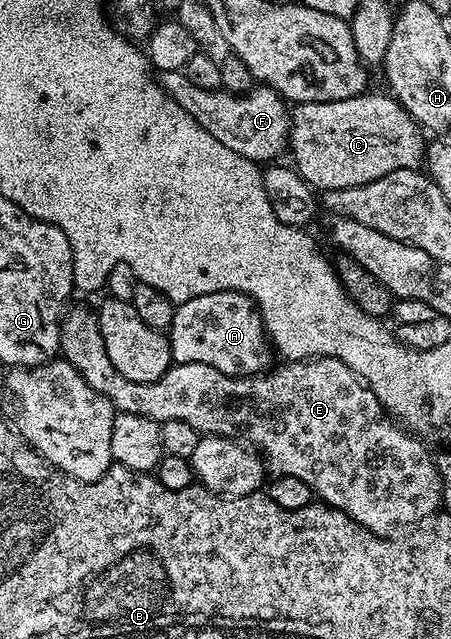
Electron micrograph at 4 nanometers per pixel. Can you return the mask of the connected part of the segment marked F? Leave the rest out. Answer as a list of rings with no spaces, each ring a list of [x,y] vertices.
[[[182,69],[160,73],[157,81],[174,102],[181,104],[181,108],[185,108],[185,112],[189,112],[205,132],[209,132],[209,136],[217,136],[217,140],[221,140],[225,148],[233,148],[237,156],[245,156],[256,164],[267,164],[278,159],[275,157],[282,150],[288,149],[291,130],[289,106],[271,87],[259,84],[240,95],[222,88],[202,90],[189,81]]]

